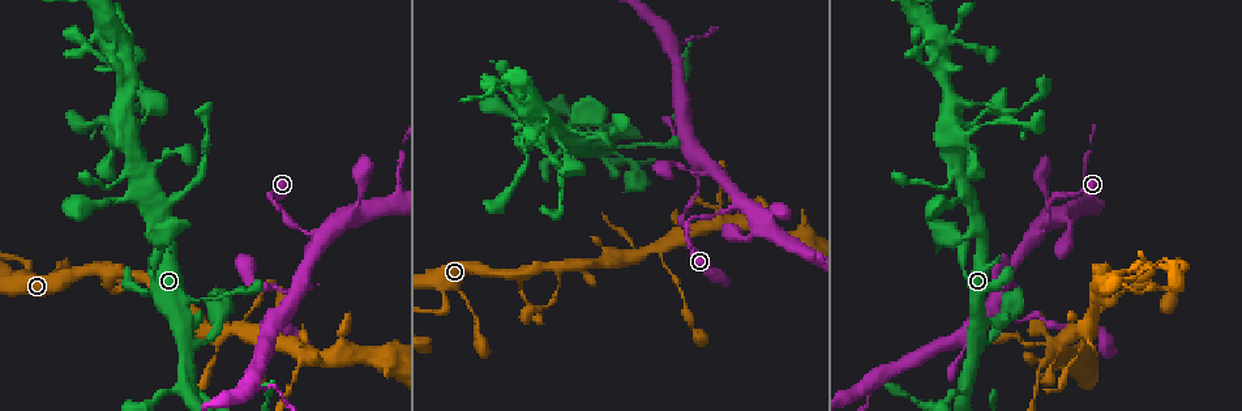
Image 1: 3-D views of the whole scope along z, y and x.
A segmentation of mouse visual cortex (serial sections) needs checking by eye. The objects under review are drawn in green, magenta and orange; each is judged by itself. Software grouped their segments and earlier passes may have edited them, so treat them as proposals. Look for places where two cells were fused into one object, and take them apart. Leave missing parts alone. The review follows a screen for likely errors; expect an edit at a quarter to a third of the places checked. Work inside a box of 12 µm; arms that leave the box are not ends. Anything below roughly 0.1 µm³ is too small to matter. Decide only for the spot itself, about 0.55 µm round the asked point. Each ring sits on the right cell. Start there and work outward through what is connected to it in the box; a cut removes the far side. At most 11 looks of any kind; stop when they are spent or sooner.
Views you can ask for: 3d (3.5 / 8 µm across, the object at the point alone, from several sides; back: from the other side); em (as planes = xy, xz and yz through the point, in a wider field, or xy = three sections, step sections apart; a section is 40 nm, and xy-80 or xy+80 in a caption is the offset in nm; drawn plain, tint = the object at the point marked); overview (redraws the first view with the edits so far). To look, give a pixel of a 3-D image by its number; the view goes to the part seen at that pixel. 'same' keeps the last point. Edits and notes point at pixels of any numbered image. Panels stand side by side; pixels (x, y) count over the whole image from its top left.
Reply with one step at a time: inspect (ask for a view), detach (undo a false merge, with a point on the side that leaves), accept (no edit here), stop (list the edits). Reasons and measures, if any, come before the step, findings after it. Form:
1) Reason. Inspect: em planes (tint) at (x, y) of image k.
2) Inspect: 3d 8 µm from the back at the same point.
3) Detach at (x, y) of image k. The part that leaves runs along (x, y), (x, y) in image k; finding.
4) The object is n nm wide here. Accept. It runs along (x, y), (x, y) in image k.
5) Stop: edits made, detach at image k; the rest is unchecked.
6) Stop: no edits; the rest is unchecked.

Three-way junction. Inspect: 3d 3.5 µm at (660, 248) of image 1.

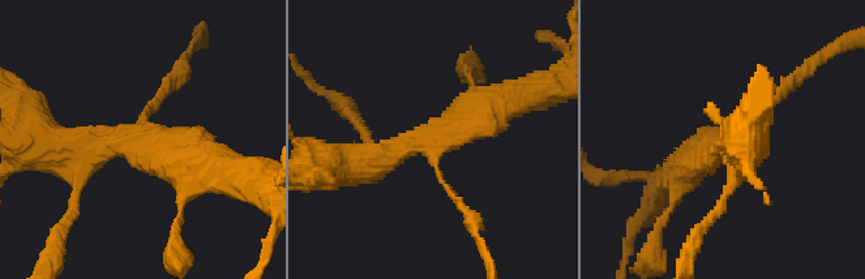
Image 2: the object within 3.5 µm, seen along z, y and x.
Now the EM. Inspect: em xy step 1 (plain) at (137, 144) of image 2.

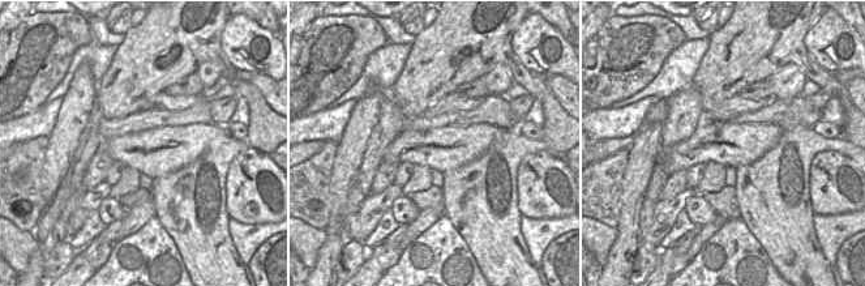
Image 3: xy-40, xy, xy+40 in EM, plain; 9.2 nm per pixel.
Inspect: em xy step 1 (tint) at the same point.

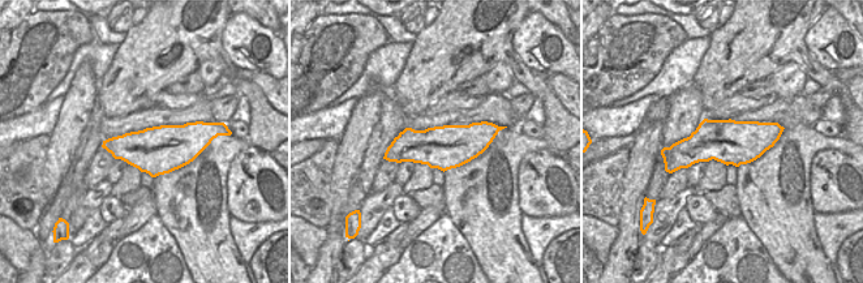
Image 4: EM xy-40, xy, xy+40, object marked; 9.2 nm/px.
The arms are 100, 400, 450 nm wide. Accept. It runs along (347, 164), (440, 138), (504, 102) in image 2; all the same cell.

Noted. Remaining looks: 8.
A narrow waist. Inspect: 3d 3.5 µm at (683, 291) of image 1.

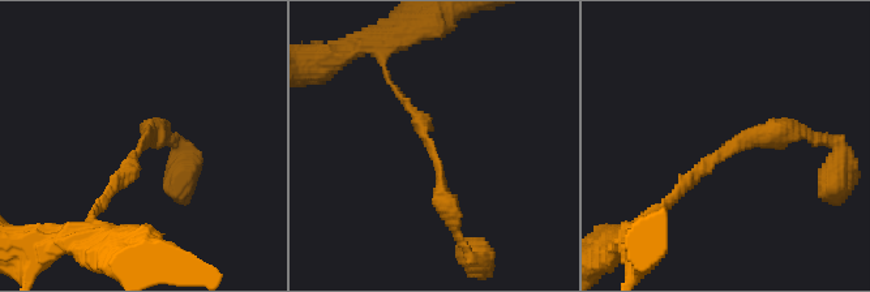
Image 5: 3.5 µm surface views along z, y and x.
The arms are 150, 250 nm wide. Inspect: em xy step 1 (plain) at (141, 148) of image 5.

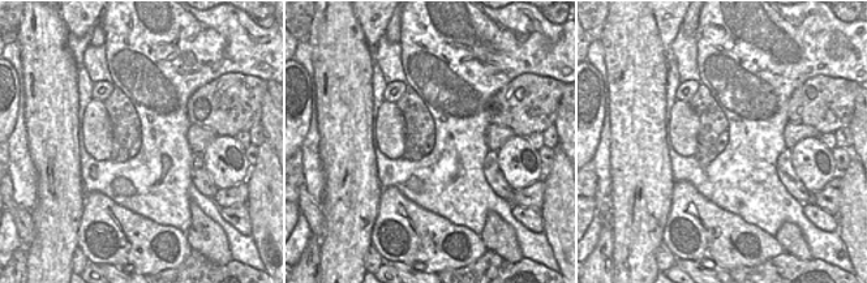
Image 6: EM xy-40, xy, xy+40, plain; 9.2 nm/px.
Where the object lies. Inspect: em xy step 1 (tint) at the same point.

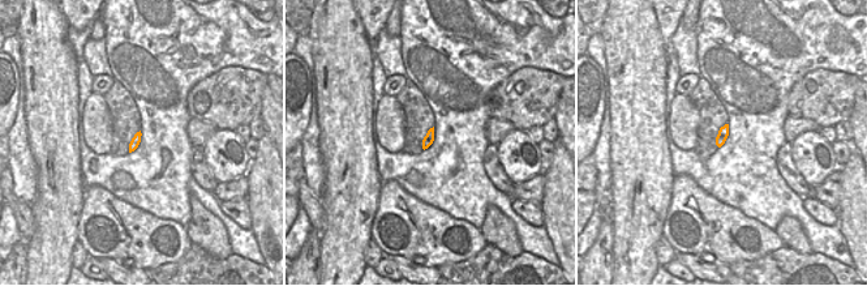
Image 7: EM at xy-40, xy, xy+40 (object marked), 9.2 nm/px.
Accept. It runs along (669, 200), (749, 136), (806, 132) in image 5; all the same cell.

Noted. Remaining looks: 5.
Three-way junction. Inspect: 3d 3.5 µm from the back at (701, 158) of image 1.

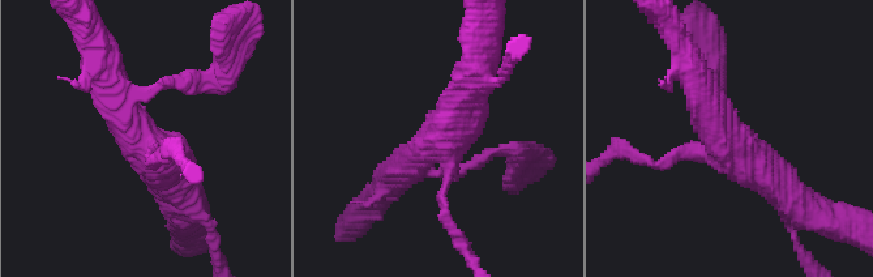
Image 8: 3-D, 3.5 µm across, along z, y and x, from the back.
3 arms meet here; the arms are 150, 400, 450 nm wide; need the tissue. Inspect: em xy step 3 (tint) at (434, 140) of image 8.

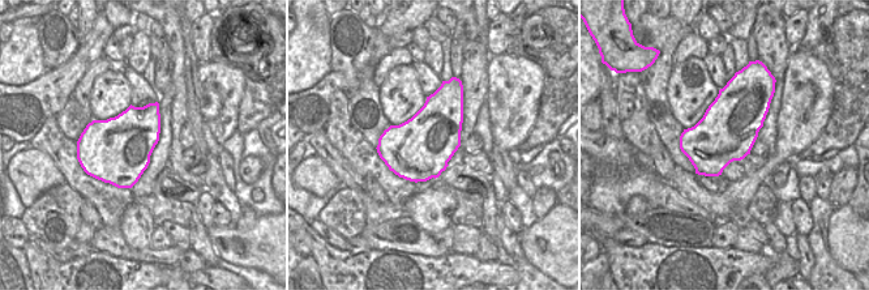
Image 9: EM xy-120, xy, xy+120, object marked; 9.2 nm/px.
Inspect: em xy step 1 (tint) at the same point.

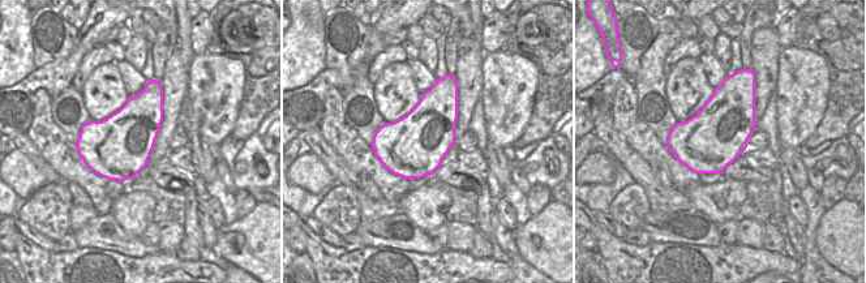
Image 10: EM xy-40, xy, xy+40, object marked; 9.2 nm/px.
Accept. It runs along (692, 73), (724, 141), (784, 190) in image 8; one cell here.

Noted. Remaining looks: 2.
Two arms in line, one across. Inspect: 3d 3.5 µm at (305, 355) of image 1.

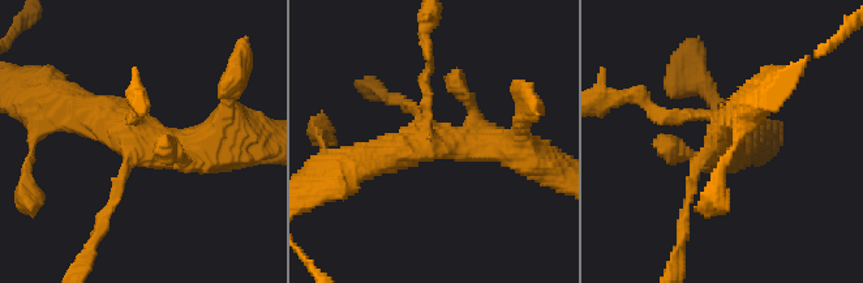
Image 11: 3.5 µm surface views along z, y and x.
Inspect: em xy step 1 (tint) at (134, 138) of image 11.

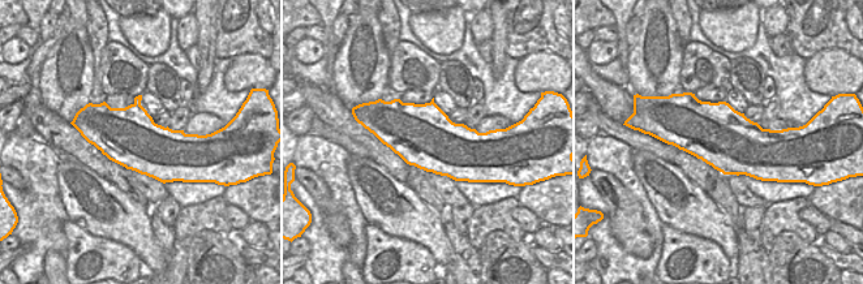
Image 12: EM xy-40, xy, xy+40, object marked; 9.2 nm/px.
The object is 600 nm wide here. Accept. It runs along (63, 104), (150, 145), (222, 141) in image 11; all the same cell.

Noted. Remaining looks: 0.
Stop: no edits; the rest is unchecked.

